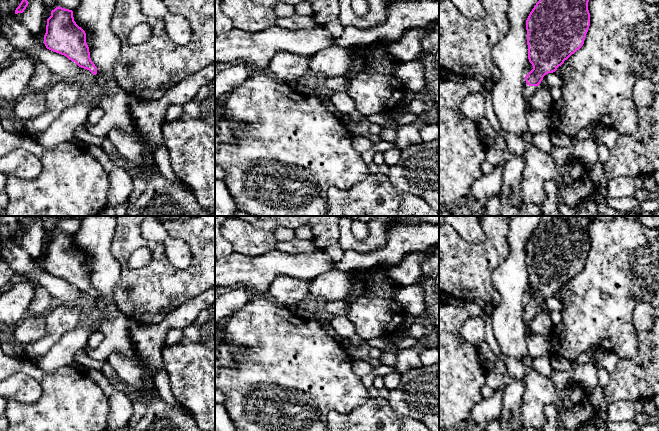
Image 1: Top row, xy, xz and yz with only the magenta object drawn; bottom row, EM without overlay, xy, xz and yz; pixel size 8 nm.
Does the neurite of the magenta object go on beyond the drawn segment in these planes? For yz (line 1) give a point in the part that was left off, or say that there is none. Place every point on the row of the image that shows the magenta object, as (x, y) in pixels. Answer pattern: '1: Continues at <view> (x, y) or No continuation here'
1: Continues at yz (529, 91)

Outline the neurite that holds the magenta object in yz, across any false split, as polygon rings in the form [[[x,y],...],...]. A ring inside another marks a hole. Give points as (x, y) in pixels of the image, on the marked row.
[[[539,0],[526,20],[528,59],[533,69],[525,76],[523,96],[527,110],[533,110],[530,105],[531,97],[548,73],[553,73],[583,44],[590,26],[589,0]]]

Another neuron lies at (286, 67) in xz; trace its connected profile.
[[[282,51],[271,59],[268,72],[279,82],[289,84],[298,81],[306,73],[310,60],[311,56]]]

